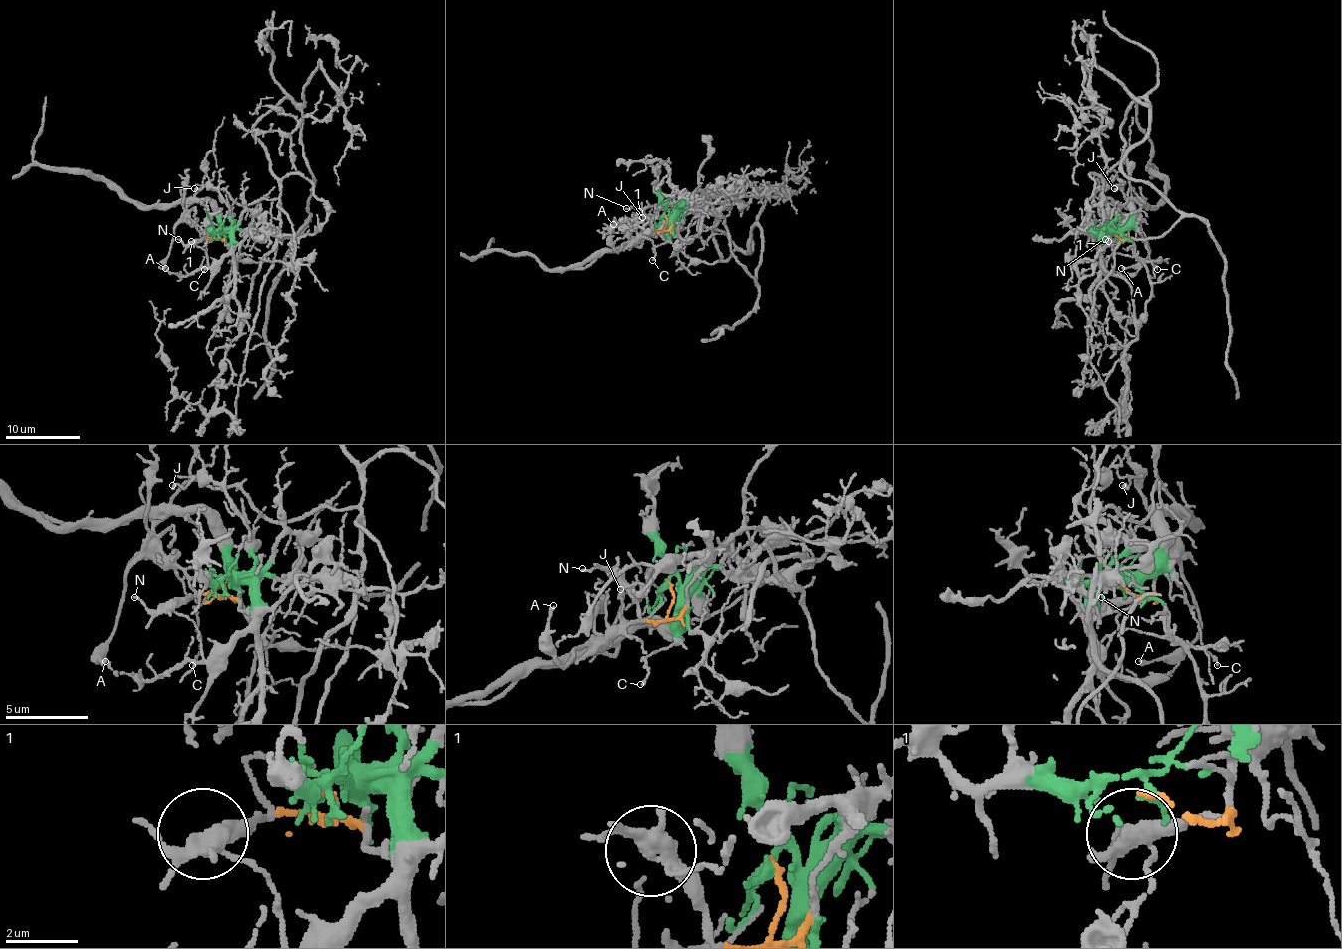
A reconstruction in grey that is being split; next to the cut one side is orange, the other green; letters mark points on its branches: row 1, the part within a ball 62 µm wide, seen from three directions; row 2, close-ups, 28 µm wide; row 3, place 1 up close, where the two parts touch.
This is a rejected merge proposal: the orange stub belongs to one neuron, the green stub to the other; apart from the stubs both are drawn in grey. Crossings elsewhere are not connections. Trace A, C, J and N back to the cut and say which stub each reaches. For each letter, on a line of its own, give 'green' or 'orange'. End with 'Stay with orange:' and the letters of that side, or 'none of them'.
A: orange
C: green
J: green
N: orange
Stay with orange: A, N

